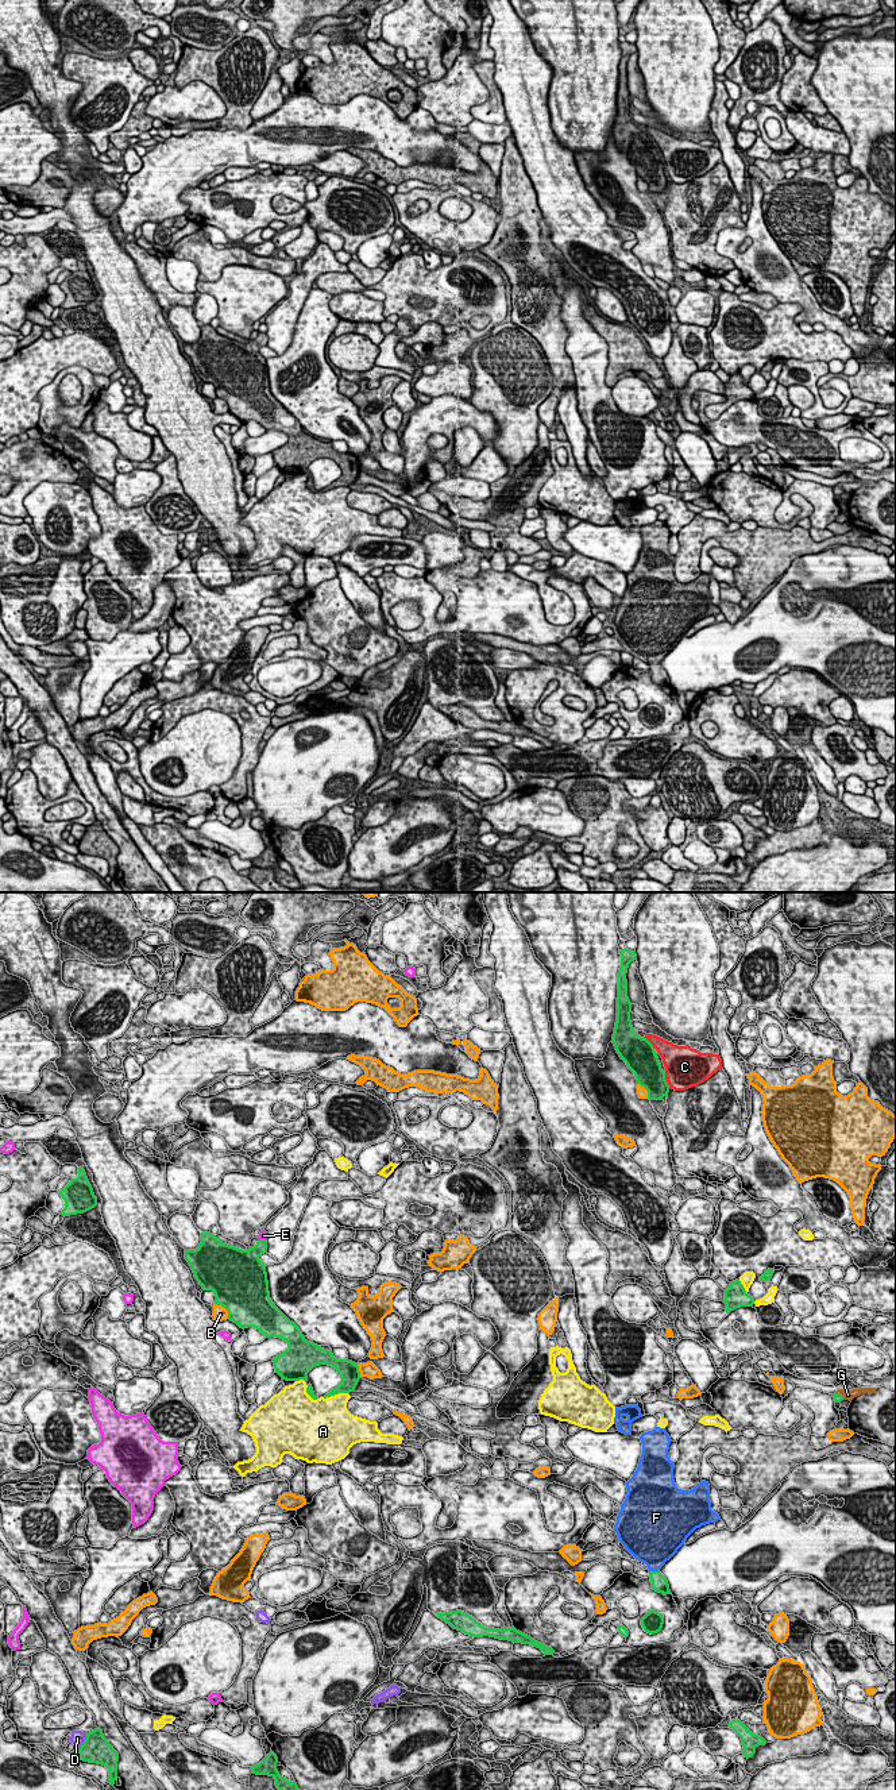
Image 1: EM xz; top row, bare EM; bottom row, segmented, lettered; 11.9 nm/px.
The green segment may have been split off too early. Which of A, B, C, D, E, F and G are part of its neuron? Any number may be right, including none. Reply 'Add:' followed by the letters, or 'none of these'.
Add: F

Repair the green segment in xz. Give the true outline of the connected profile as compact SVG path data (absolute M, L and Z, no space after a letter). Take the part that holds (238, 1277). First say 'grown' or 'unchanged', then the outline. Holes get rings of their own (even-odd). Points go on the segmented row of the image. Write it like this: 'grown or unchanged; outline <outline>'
unchanged; outline M201 1232L196 1250L185 1250L196 1280L204 1291L212 1291L216 1304L228 1311L228 1319L240 1328L254 1327L266 1338L281 1338L287 1349L273 1358L275 1373L286 1381L308 1381L308 1373L320 1365L337 1370L341 1384L324 1399L354 1392L360 1377L358 1363L337 1359L331 1350L308 1342L300 1328L273 1303L269 1292L266 1265L259 1259L267 1253L267 1241L242 1250L220 1242L211 1232Z

